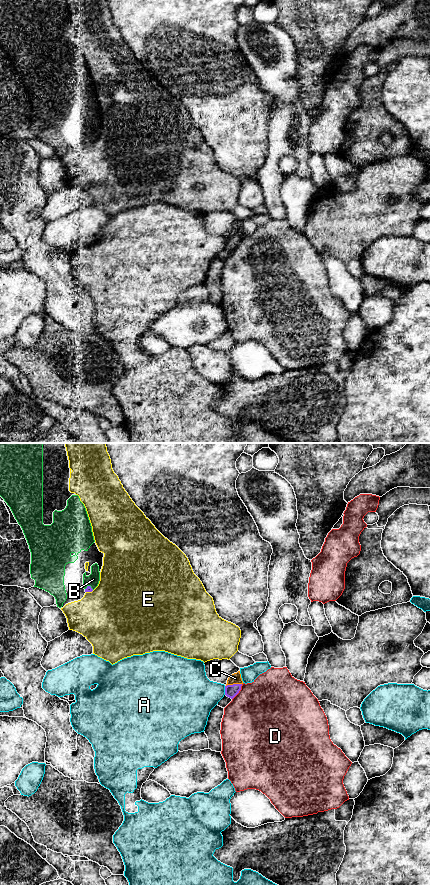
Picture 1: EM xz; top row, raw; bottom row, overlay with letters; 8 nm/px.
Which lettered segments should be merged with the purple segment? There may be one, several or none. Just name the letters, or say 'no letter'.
B

